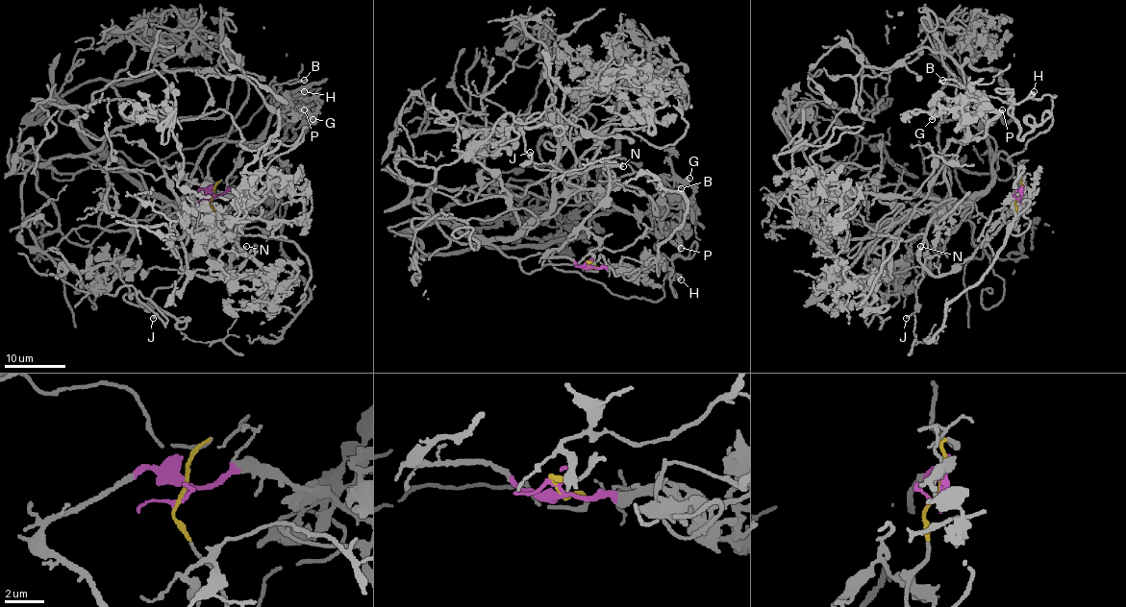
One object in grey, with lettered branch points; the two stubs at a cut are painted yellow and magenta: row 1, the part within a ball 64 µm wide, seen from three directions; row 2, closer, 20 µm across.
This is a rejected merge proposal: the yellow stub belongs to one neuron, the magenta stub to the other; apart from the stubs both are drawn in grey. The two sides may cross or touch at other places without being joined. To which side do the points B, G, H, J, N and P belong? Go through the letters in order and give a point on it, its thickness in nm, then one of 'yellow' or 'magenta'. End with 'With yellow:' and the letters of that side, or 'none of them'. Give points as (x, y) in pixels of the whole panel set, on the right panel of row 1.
B: at (942, 80); 160 nm thick; yellow
G: at (932, 119); 170 nm thick; yellow
H: at (1034, 91); 280 nm thick; yellow
J: at (906, 318); 160 nm thick; magenta
N: at (920, 246); 200 nm thick; magenta
P: at (1002, 109); 220 nm thick; yellow
With yellow: B, G, H, P

